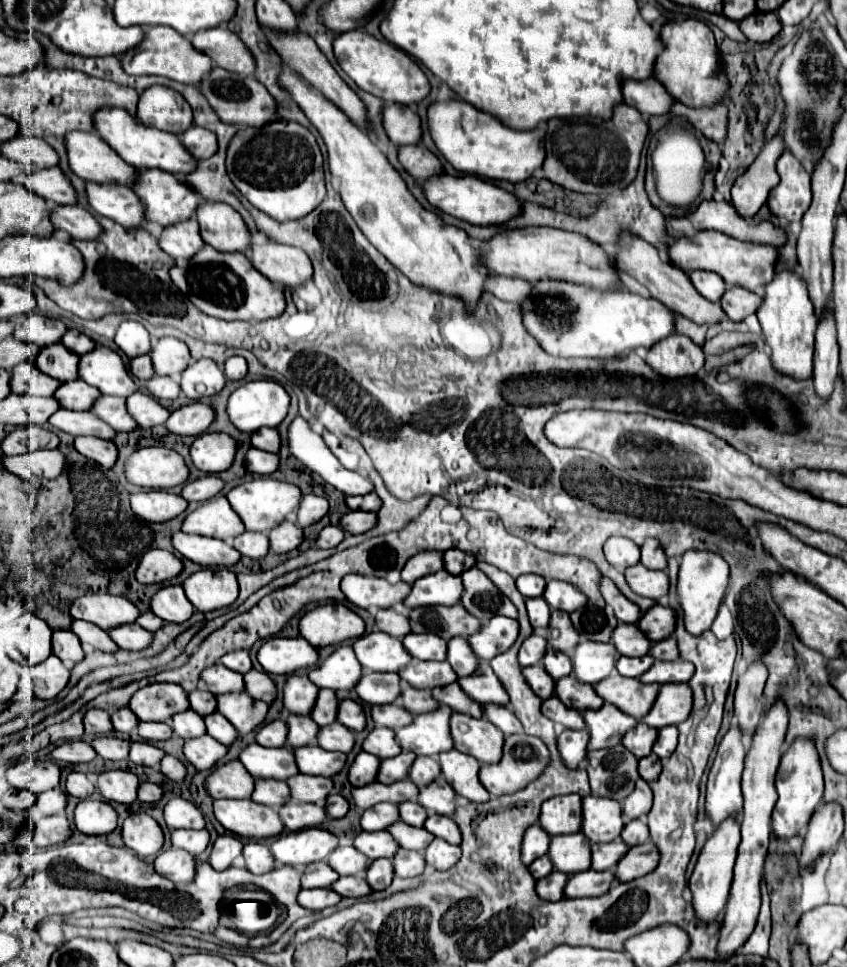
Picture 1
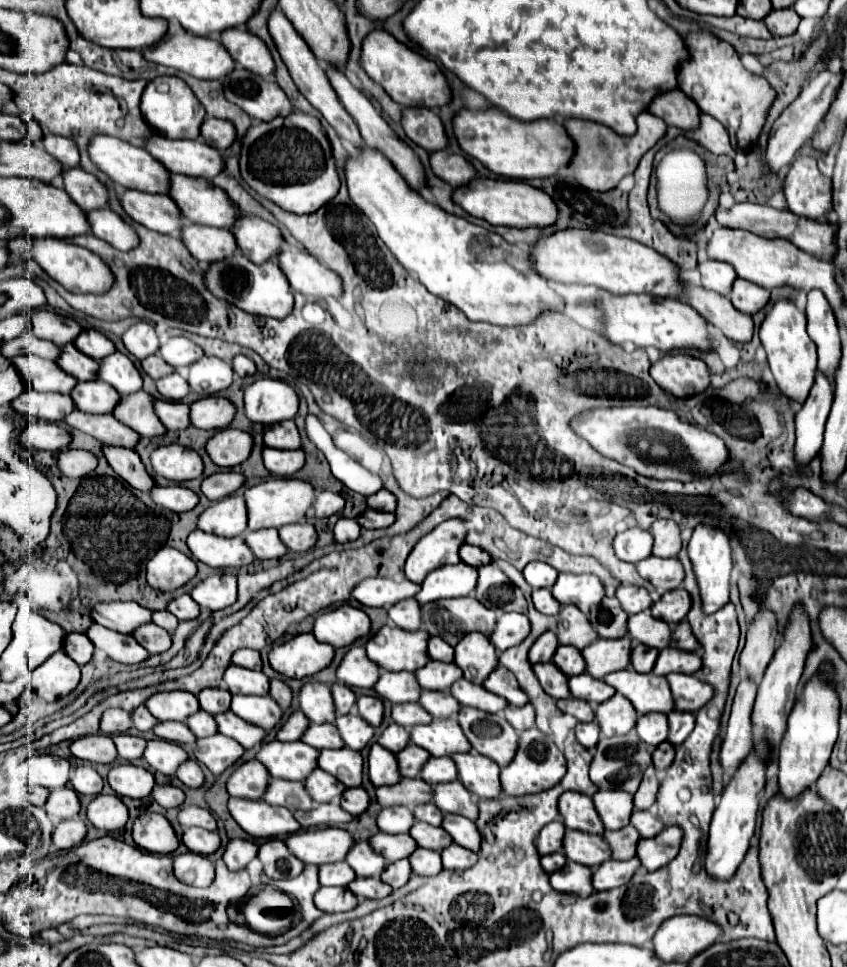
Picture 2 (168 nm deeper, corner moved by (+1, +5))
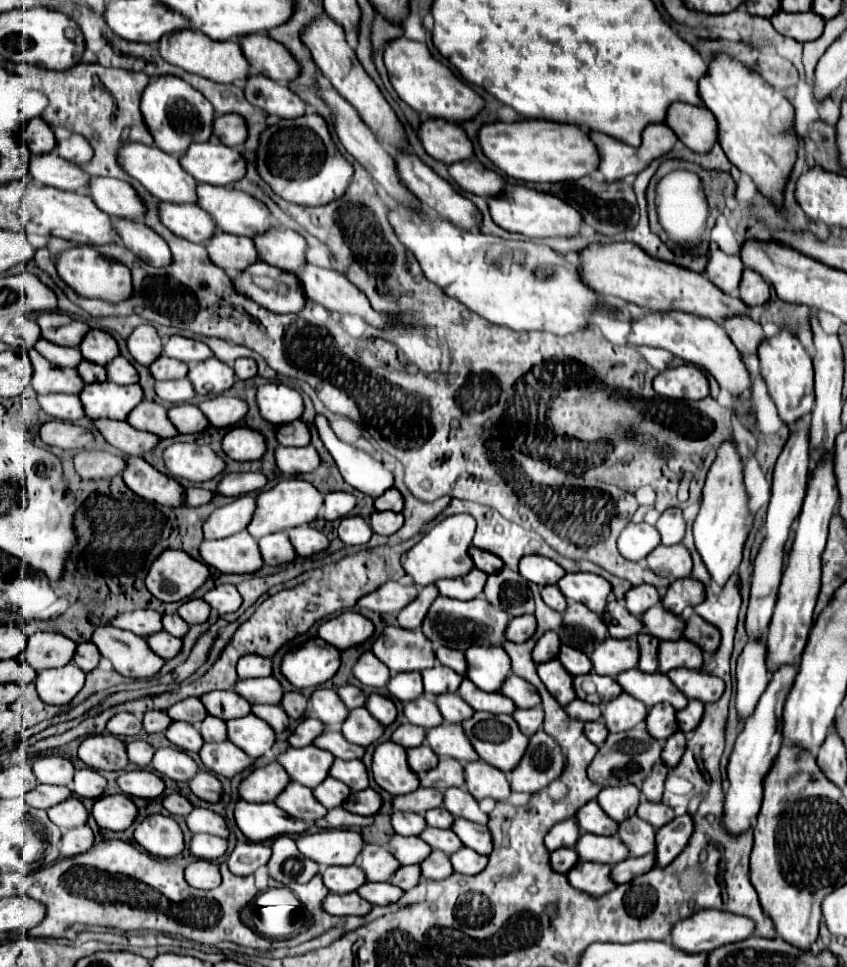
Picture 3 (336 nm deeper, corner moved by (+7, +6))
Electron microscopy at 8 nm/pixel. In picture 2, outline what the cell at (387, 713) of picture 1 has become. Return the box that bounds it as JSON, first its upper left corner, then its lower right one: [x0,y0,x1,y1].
[392,702,432,728]

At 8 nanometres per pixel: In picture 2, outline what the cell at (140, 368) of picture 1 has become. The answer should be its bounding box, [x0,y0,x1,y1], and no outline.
[142,354,174,378]

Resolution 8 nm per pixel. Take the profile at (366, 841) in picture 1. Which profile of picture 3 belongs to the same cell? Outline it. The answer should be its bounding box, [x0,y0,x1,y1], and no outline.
[390,835,432,865]

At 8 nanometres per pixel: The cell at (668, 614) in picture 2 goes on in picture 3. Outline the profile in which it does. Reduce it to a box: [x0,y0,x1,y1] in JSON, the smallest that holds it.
[662,577,704,615]

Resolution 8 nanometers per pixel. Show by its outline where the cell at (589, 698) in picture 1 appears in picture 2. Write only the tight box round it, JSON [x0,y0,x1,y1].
[568,674,616,706]

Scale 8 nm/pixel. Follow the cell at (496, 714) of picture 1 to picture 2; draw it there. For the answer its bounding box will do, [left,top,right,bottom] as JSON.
[504,704,534,732]

